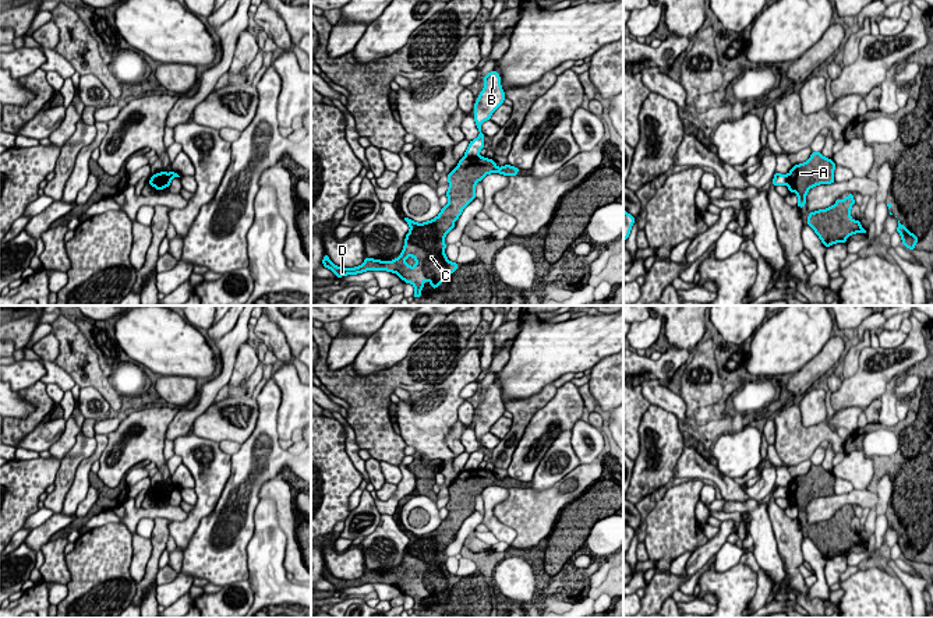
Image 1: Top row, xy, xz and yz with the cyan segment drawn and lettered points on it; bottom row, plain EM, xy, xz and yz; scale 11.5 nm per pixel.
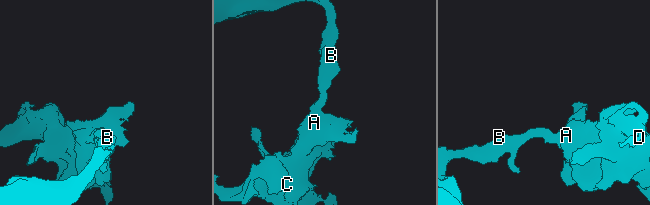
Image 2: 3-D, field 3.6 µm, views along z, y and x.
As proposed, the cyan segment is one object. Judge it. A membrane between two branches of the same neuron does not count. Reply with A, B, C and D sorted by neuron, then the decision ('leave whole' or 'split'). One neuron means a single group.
A C D / B | split

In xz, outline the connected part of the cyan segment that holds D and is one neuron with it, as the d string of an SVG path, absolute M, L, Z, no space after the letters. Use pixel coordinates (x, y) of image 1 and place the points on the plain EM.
M481 469L463 470L457 478L448 487L449 511L439 527L431 533L417 536L406 529L410 543L406 547L402 566L392 573L365 571L360 579L343 580L336 579L325 566L322 576L337 590L357 587L367 583L386 583L396 586L406 596L414 598L414 611L421 610L424 594L428 593L432 601L449 591L459 578L450 575L445 566L445 548L455 540L455 534L463 522L476 512L476 497L490 485L503 488L516 488L519 480L505 477L498 480L494 472Z

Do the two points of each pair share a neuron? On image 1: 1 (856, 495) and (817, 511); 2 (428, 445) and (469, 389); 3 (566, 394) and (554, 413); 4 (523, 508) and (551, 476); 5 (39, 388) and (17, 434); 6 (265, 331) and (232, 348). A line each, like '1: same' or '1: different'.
1: same
2: different
3: same
4: different
5: same
6: different

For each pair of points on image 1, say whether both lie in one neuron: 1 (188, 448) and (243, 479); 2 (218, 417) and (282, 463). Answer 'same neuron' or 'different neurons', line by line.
1: different neurons
2: different neurons

